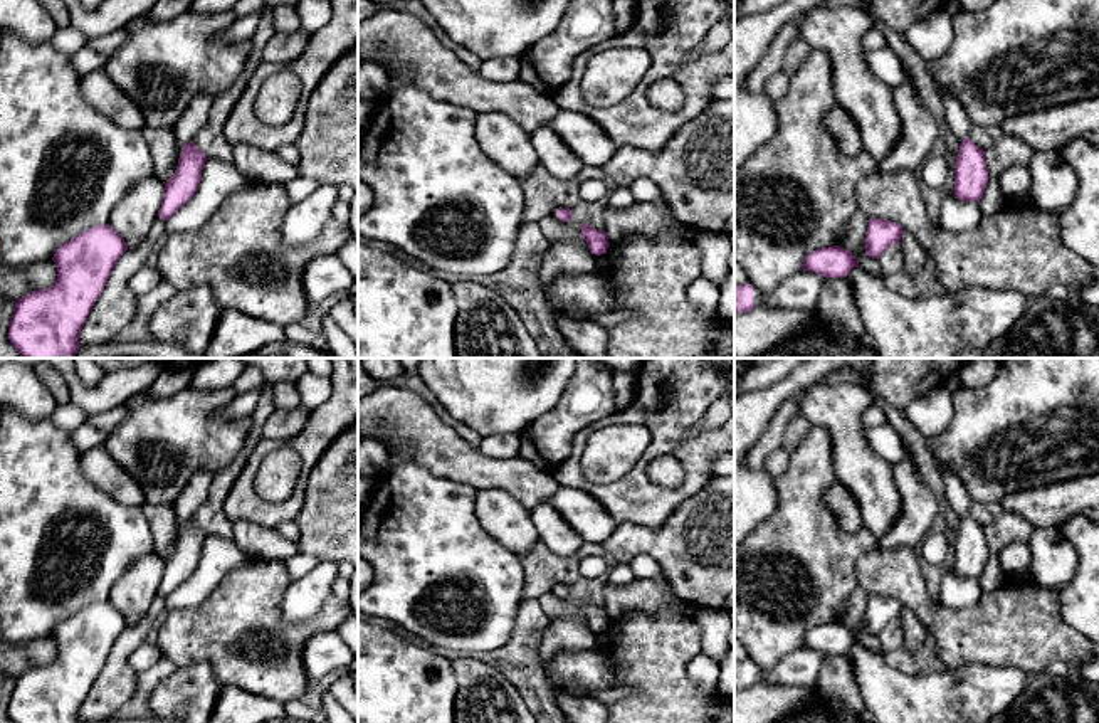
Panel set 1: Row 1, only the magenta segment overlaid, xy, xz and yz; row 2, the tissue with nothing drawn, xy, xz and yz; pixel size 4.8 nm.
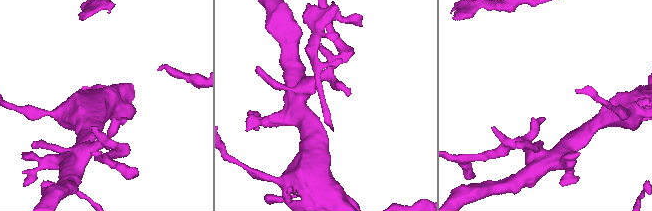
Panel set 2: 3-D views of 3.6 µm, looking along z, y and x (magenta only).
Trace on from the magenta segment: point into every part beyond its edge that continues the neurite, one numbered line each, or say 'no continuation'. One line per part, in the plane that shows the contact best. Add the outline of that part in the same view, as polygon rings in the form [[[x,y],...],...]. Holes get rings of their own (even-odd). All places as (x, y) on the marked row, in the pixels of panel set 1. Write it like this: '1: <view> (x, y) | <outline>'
1: xy (194, 118) | [[[198,92],[180,116],[173,131],[183,143],[193,141],[197,133],[205,126],[210,103],[212,96],[208,92]]]

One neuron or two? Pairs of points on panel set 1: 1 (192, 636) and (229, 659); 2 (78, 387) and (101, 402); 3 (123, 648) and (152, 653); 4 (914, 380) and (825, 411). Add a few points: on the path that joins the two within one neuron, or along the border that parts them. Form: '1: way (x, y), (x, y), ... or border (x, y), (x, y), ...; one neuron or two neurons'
1: way (200, 636), (205, 636), (220, 651); one neuron
2: way (83, 392), (89, 399), (96, 399); one neuron
3: border (147, 639), (130, 656), (130, 666), (135, 673); two neurons
4: border (832, 384), (856, 382), (874, 401); two neurons

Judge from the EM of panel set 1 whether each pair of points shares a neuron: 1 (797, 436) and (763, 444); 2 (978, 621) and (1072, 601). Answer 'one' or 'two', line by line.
1: two
2: two

